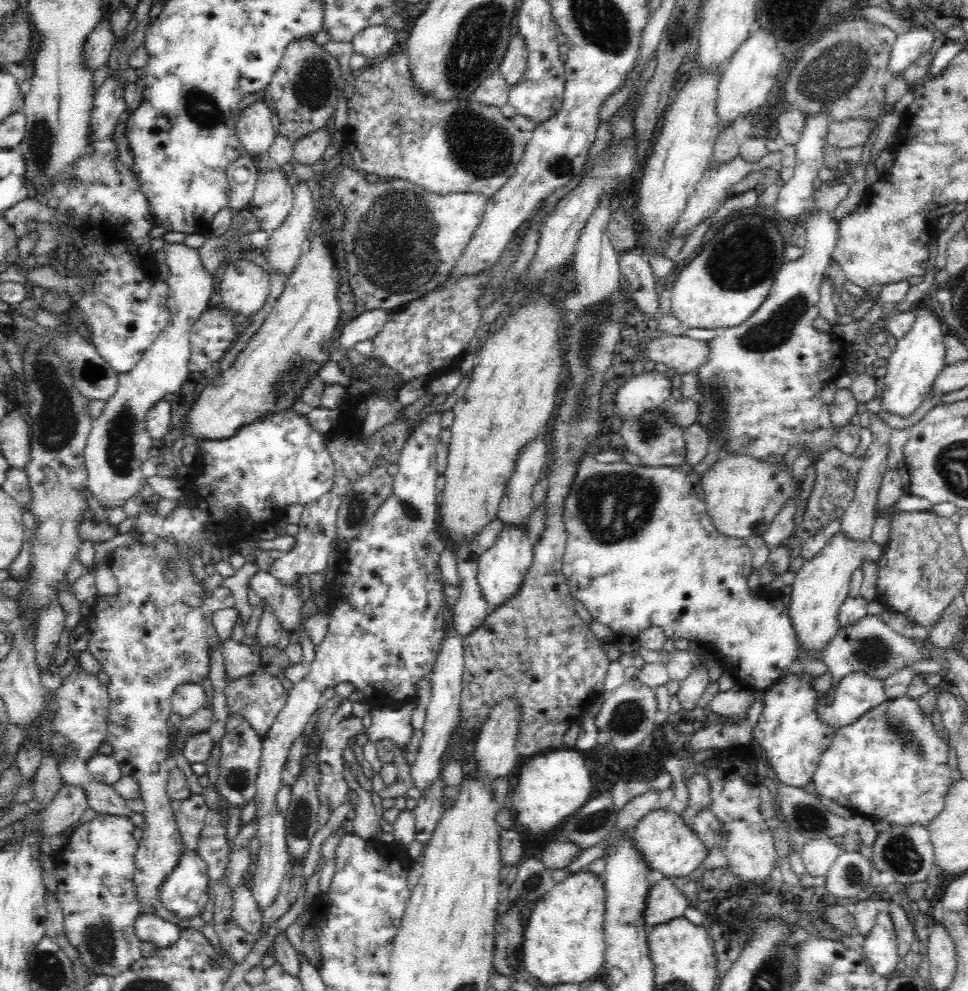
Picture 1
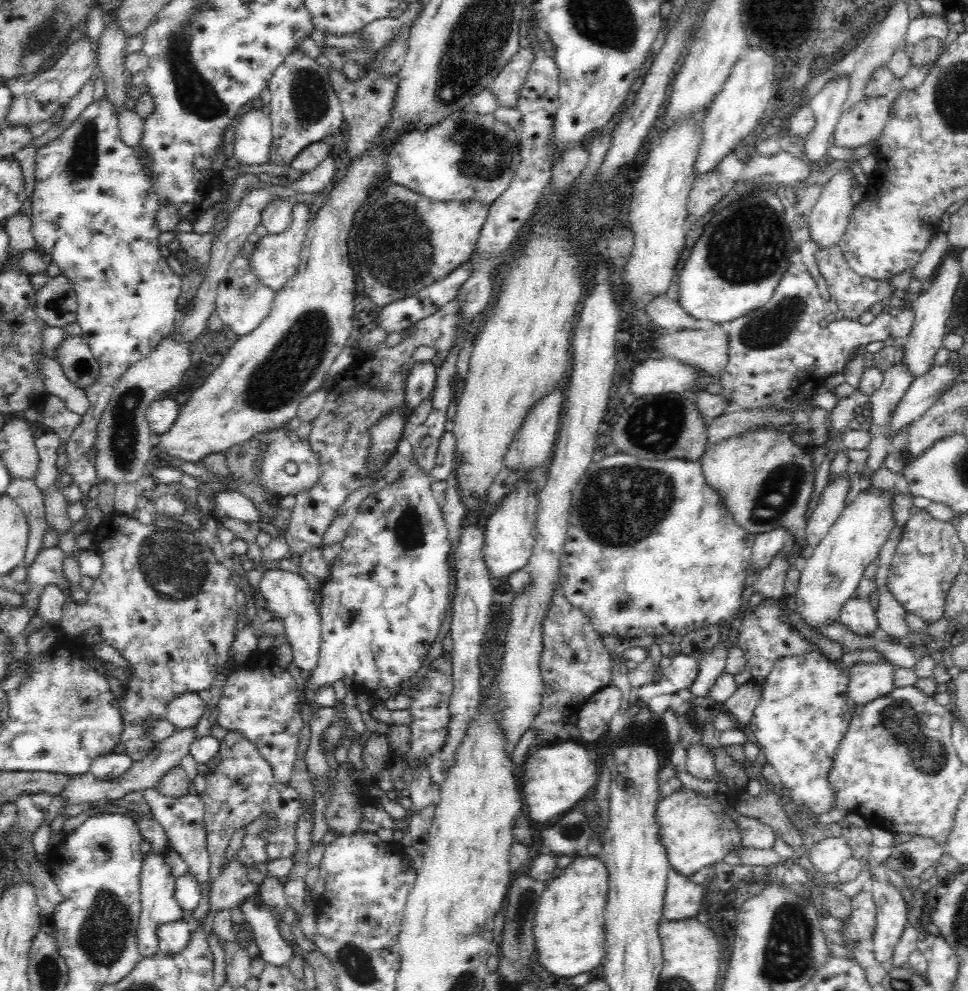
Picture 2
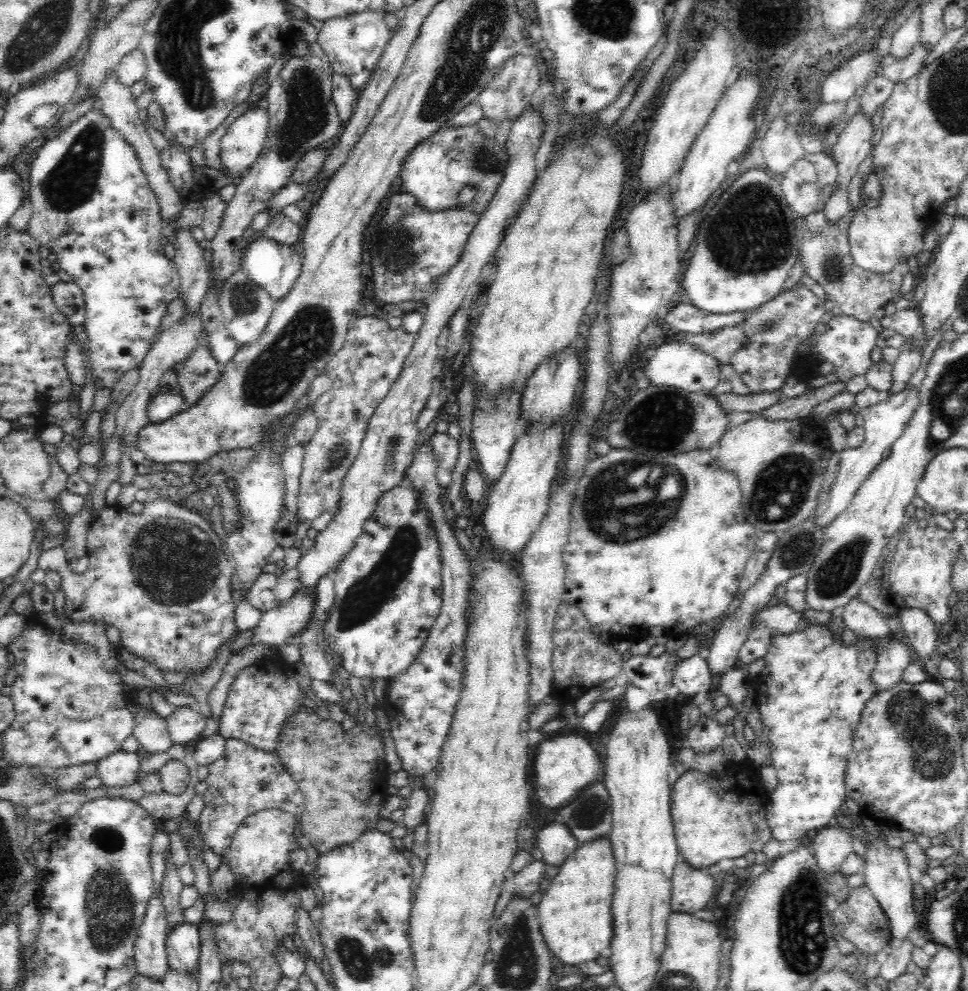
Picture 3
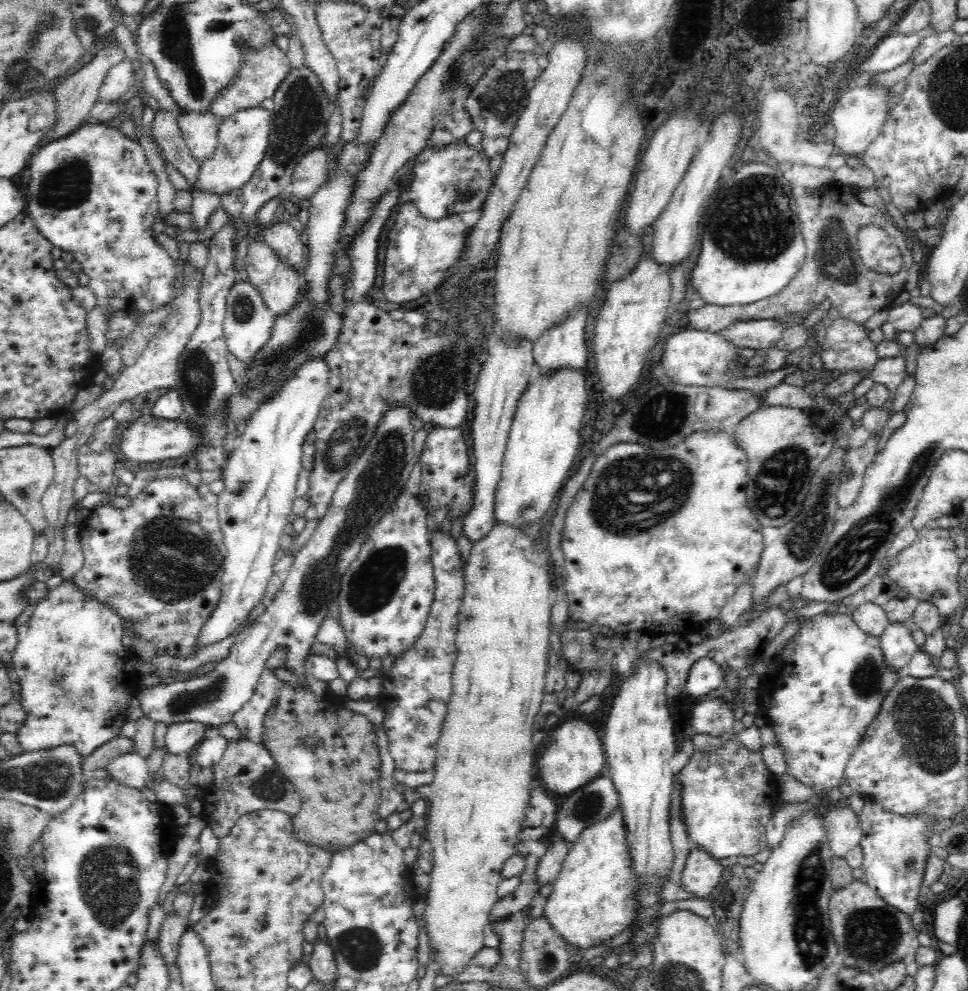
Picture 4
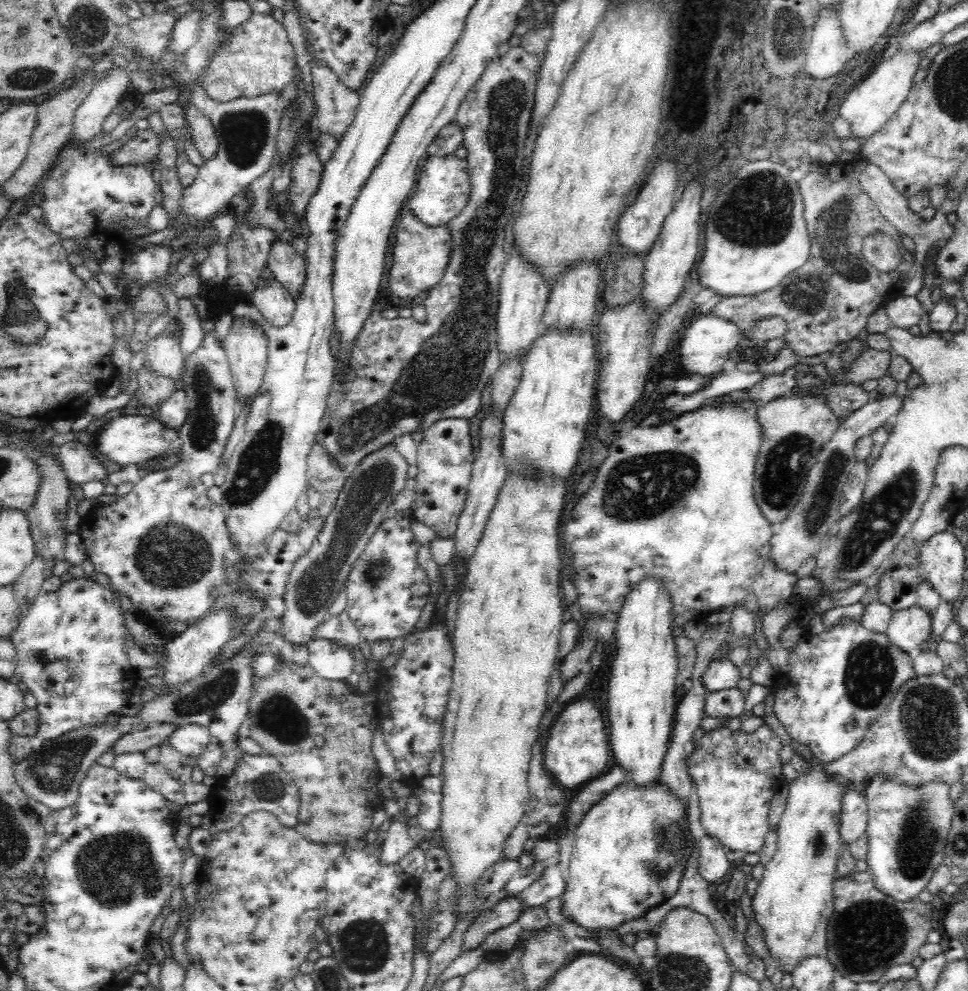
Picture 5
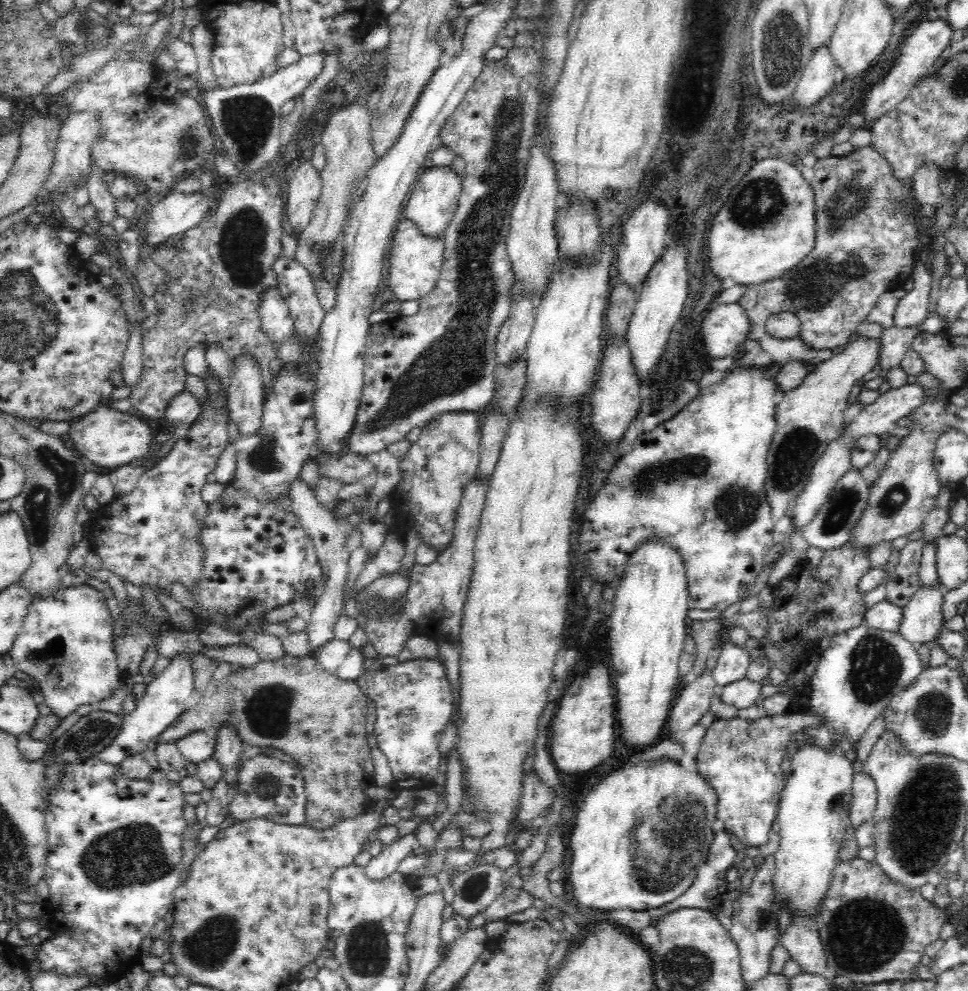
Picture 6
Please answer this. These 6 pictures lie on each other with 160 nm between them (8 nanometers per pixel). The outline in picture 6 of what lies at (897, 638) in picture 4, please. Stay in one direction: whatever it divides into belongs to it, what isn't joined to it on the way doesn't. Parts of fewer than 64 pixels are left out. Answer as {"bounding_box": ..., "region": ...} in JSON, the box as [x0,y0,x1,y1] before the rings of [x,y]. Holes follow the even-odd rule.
{"bounding_box":[897,585,944,647],"region":[[[940,585],[929,589],[918,589],[908,605],[902,607],[902,621],[897,633],[915,647],[924,643],[931,645],[944,628],[941,612],[944,590]]]}

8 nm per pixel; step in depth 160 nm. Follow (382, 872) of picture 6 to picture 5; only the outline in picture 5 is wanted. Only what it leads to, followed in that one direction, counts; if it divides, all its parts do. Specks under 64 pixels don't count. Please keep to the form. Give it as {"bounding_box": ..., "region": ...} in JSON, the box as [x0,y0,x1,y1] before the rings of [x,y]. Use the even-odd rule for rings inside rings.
{"bounding_box":[381,819,418,864],"region":[[[392,819],[392,824],[381,842],[381,862],[384,864],[399,862],[404,854],[408,854],[412,848],[418,846],[408,832],[406,824]]]}

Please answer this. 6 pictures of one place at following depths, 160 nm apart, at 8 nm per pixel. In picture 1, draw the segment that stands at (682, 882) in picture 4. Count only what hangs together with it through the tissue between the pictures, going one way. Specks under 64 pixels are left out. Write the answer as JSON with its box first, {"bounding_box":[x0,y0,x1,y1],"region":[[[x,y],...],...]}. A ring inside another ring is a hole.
{"bounding_box":[644,872,693,930],"region":[[[652,872],[646,876],[650,885],[644,908],[644,930],[664,924],[673,918],[682,917],[693,899],[688,899],[682,889],[676,889],[672,881],[662,873]]]}

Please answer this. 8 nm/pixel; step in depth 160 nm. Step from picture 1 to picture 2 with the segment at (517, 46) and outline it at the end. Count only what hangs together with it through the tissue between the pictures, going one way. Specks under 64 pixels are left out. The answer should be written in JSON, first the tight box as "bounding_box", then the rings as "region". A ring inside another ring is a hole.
{"bounding_box":[492,48,533,108],"region":[[[528,48],[519,49],[513,58],[502,68],[492,83],[492,93],[498,99],[499,106],[516,108],[521,87],[525,84],[533,52]]]}

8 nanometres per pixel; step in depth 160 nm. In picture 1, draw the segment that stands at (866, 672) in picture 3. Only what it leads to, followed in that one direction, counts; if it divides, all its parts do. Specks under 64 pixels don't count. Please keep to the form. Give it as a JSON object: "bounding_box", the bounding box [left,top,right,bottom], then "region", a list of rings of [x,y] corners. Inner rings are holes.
{"bounding_box":[753,674,837,789],"region":[[[792,674],[769,690],[763,698],[764,709],[753,730],[754,738],[763,747],[768,766],[777,779],[798,789],[812,780],[819,758],[827,746],[830,746],[837,731],[834,727],[824,725],[814,711],[818,694],[812,689],[812,680],[812,677],[799,678]]]}

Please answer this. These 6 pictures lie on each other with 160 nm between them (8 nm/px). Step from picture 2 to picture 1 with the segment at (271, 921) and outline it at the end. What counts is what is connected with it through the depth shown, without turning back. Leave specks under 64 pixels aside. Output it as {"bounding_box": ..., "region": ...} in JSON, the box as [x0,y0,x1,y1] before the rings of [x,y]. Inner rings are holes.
{"bounding_box":[232,884,262,934],"region":[[[246,884],[232,889],[233,917],[240,928],[251,934],[260,932],[262,913],[256,910],[251,890]]]}

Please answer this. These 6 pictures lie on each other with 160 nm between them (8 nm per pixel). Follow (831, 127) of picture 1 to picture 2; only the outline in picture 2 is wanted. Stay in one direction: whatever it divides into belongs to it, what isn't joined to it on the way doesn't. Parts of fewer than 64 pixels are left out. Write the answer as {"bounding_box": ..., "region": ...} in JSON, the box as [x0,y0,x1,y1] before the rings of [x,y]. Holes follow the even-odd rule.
{"bounding_box":[834,98,890,148],"region":[[[870,98],[856,103],[836,124],[834,145],[858,148],[878,140],[888,122],[890,103],[886,98]]]}

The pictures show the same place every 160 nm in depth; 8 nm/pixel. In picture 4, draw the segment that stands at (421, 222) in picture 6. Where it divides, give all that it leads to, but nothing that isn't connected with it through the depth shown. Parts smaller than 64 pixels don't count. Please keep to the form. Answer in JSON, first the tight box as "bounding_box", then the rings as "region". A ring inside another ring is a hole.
{"bounding_box":[408,138,494,220],"region":[[[460,138],[460,140],[450,142],[446,146],[428,144],[416,156],[408,199],[418,207],[424,218],[438,220],[438,218],[444,218],[444,216],[450,216],[450,214],[480,210],[493,186],[493,180],[494,173],[490,170],[490,158],[483,153],[481,147],[476,149],[468,145],[466,138]]]}

